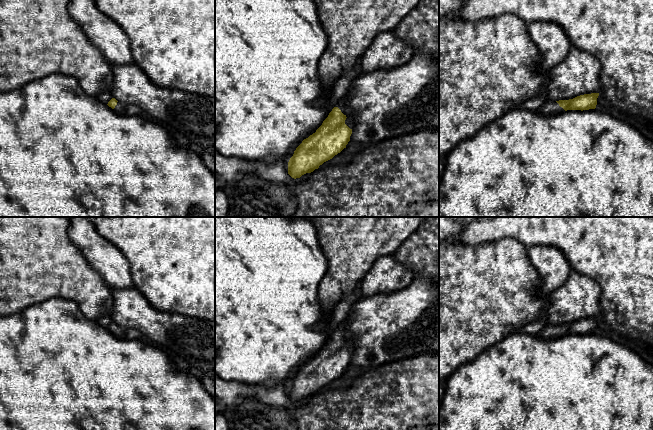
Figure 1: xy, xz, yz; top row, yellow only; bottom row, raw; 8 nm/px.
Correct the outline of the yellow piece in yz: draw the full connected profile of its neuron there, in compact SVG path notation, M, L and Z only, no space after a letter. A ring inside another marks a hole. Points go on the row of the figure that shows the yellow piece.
M591 93L577 96L569 100L548 101L536 112L544 115L558 114L567 110L595 109L599 93Z

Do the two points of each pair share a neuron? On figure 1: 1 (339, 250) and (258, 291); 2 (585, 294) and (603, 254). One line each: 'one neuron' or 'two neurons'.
1: two neurons
2: two neurons

